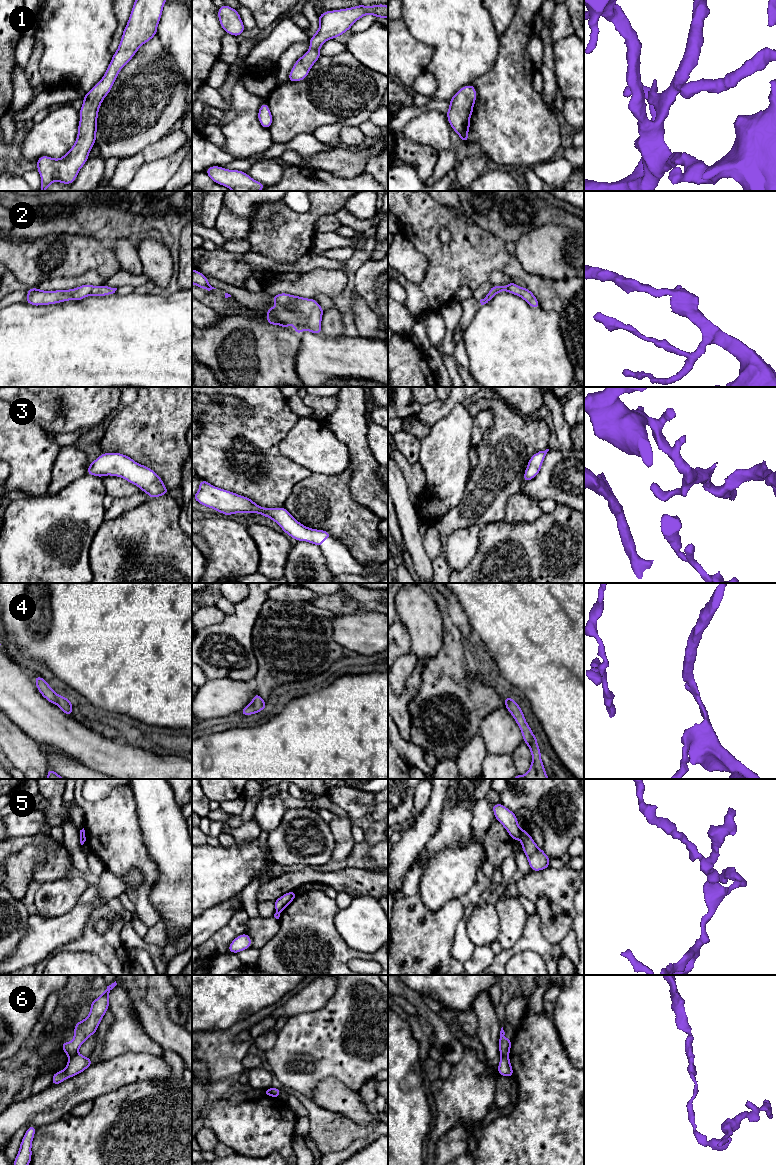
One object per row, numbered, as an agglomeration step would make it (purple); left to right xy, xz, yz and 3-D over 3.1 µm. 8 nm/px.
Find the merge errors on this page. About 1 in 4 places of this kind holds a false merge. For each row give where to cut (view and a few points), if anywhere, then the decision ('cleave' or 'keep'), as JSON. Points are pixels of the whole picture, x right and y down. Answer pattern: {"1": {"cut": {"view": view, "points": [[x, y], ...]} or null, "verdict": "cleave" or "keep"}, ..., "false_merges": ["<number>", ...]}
{"1": {"cut": null, "verdict": "keep"}, "2": {"cut": null, "verdict": "keep"}, "3": {"cut": null, "verdict": "keep"}, "4": {"cut": null, "verdict": "keep"}, "5": {"cut": {"view": "yz", "points": [[522, 830], [519, 837]]}, "verdict": "cleave"}, "6": {"cut": {"view": "xy", "points": [[77, 1053], [69, 1058]]}, "verdict": "cleave"}, "false_merges": ["5", "6"]}

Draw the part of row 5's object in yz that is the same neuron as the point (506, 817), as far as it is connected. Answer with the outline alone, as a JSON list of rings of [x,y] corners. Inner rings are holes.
[[[503,804],[491,805],[495,818],[507,830],[513,841],[520,838],[521,828],[517,822],[516,814],[506,808]]]

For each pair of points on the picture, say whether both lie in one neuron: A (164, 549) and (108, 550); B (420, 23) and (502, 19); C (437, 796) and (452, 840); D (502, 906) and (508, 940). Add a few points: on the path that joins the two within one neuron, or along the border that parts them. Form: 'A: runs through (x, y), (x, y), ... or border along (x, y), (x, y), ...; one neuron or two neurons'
A: runs through (150, 547), (144, 541), (122, 537); one neuron
B: border along (487, 10), (496, 31), (500, 35); two neurons
C: border along (447, 789), (440, 820), (435, 832); two neurons
D: runs through (507, 914), (507, 932); one neuron

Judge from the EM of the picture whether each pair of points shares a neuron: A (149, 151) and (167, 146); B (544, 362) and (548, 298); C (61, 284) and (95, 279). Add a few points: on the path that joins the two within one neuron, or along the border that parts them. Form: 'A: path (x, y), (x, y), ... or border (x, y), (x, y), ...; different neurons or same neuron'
A: path (153, 151), (163, 148); same neuron
B: border (540, 307), (553, 310), (557, 314), (560, 331); different neurons
C: path (69, 283), (87, 279); same neuron

